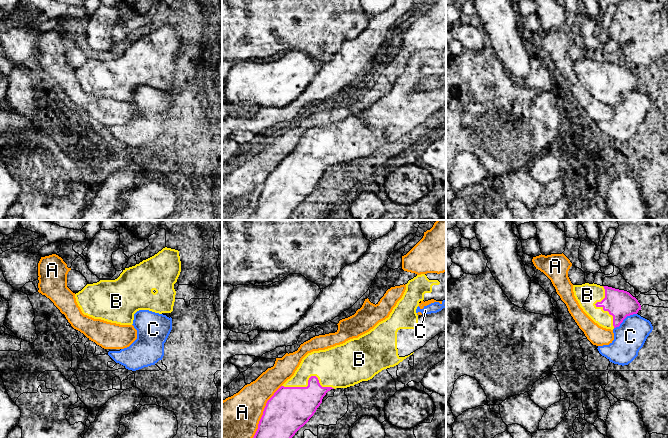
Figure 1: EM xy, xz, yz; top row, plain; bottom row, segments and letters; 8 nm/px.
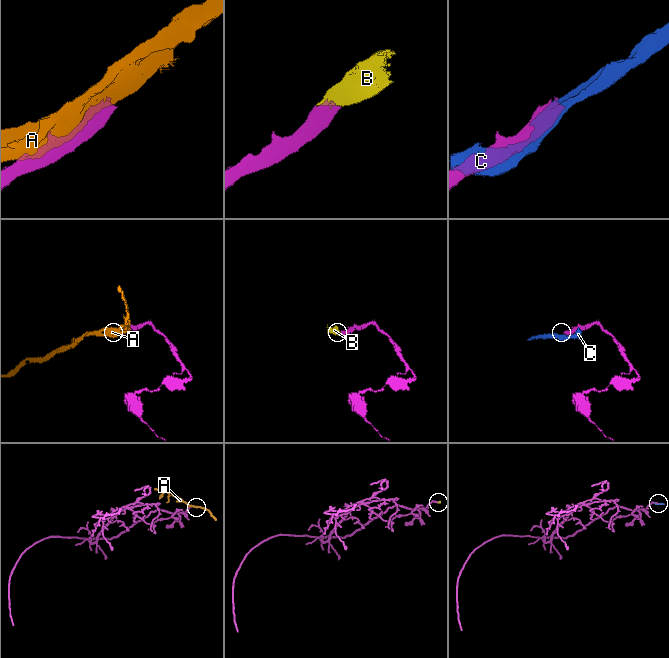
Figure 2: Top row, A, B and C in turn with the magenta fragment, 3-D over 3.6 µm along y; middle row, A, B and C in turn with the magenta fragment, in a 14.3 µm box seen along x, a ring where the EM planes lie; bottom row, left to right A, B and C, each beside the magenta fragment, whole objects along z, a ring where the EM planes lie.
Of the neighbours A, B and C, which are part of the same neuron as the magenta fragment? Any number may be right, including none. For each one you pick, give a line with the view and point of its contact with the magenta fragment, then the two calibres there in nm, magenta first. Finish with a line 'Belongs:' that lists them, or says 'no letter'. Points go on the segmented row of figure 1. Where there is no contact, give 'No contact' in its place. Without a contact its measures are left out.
B: Touches magenta at xz (308, 380). Thickness 320 nm (magenta) against 320 nm
Belongs: B

